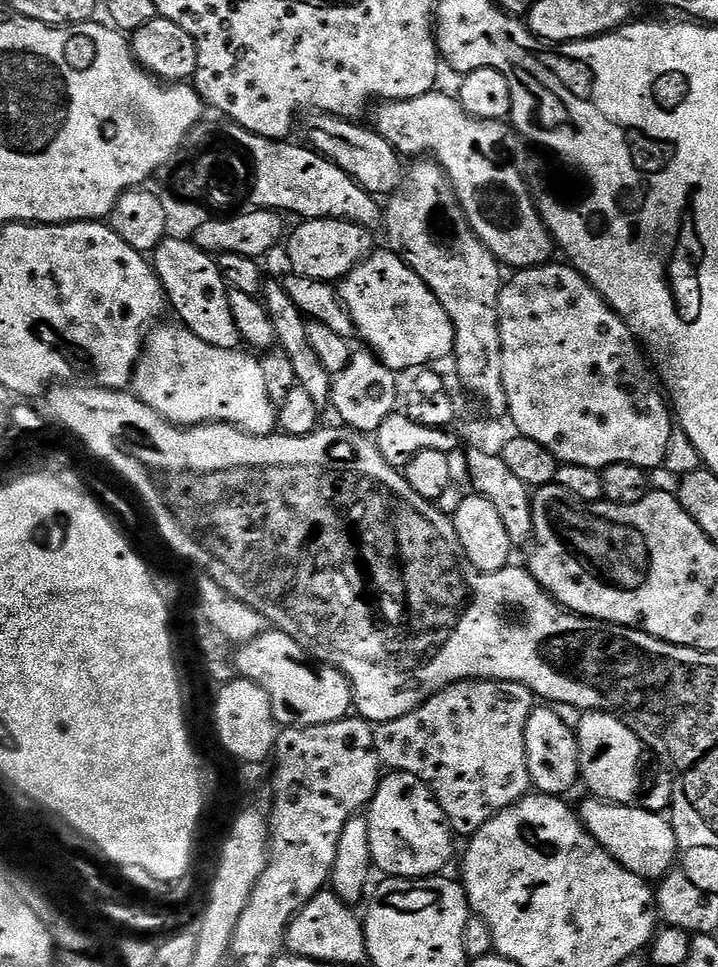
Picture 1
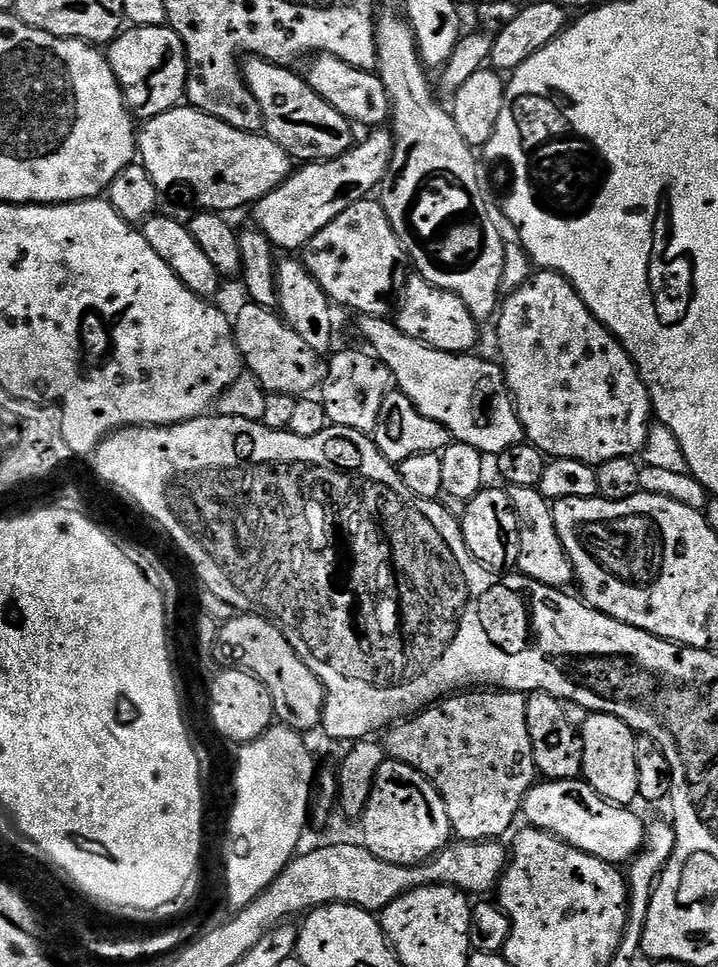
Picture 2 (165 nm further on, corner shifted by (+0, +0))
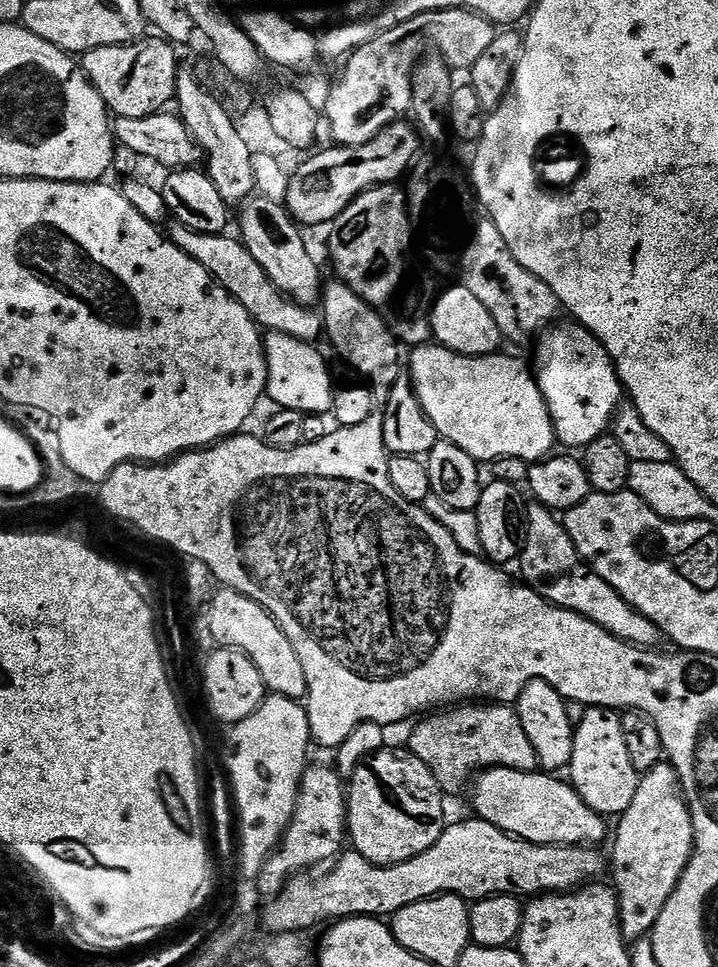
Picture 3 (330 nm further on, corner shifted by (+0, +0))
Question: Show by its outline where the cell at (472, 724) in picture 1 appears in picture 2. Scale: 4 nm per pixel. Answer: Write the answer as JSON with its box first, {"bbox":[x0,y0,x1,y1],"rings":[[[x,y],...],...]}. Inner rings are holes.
{"bbox":[383,690,538,840],"rings":[[[464,690],[411,718],[388,725],[383,733],[385,757],[414,766],[438,790],[442,802],[446,802],[446,814],[450,814],[456,840],[500,840],[513,831],[512,823],[521,815],[526,794],[538,782],[526,722],[527,705],[528,696],[523,692]]]}

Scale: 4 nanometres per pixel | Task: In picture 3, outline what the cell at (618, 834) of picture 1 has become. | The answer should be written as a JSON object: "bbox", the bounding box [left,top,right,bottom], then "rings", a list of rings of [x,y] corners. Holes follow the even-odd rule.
{"bbox":[472,768,609,846],"rings":[[[490,768],[481,771],[475,777],[476,793],[472,796],[472,804],[476,807],[475,815],[481,820],[498,826],[503,832],[509,832],[520,840],[529,840],[535,844],[583,844],[596,846],[601,842],[604,835],[609,835],[605,817],[596,813],[593,808],[586,806],[586,802],[576,793],[571,783],[564,784],[552,774],[543,771],[520,772],[516,768]]]}

